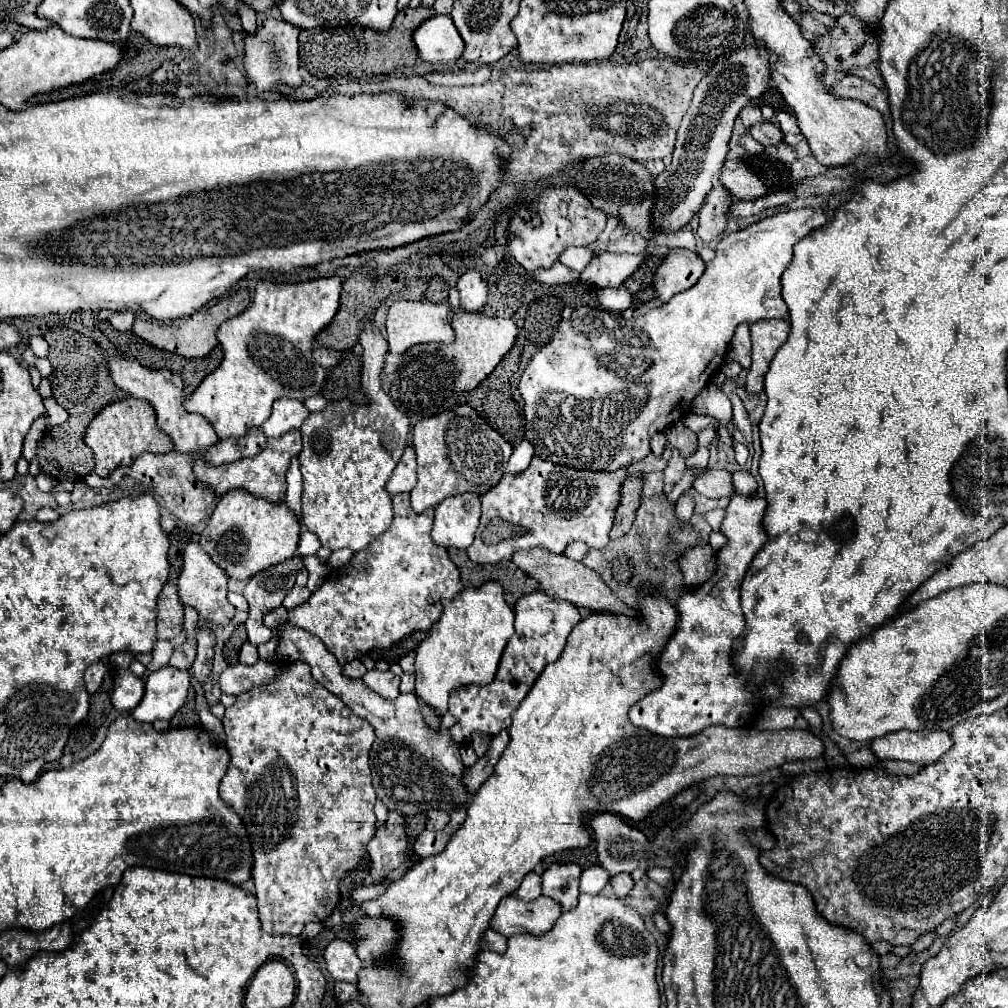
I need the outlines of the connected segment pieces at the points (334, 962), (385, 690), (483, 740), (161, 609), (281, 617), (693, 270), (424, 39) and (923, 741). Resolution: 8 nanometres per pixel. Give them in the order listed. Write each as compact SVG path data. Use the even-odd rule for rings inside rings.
M335 938L327 944L325 948L325 962L329 974L339 980L339 982L349 982L357 984L359 982L359 970L361 970L361 960L355 954L355 948L347 940Z
M371 670L363 676L363 682L369 690L377 692L379 696L383 696L385 700L395 700L400 694L399 684L400 678L397 678L391 670L389 672L379 672L379 670Z
M473 732L471 746L479 758L483 758L483 756L485 756L485 752L487 752L487 746L489 746L489 743L490 737L483 736L483 734L479 734L479 732Z
M167 582L157 600L157 638L171 640L183 630L183 604L177 584Z
M279 607L263 617L263 623L270 629L279 627L288 617L288 612L284 607Z
M673 248L667 252L663 262L657 266L653 286L661 302L669 302L671 296L691 288L705 272L705 262L695 250Z
M431 16L415 32L417 54L427 64L455 62L463 52L463 40L449 16Z
M899 730L871 742L871 750L881 760L907 760L919 766L937 762L949 748L953 738L943 730Z

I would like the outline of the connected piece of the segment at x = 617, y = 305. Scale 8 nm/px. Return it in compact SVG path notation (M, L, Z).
M599 288L597 300L607 312L625 312L631 306L631 294L623 288Z

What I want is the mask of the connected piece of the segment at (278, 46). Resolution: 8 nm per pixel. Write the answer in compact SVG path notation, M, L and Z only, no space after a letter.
M267 18L261 28L255 32L243 30L243 46L245 46L245 74L247 82L255 86L257 96L261 98L279 98L285 96L281 86L297 88L303 84L299 74L299 28L277 18Z

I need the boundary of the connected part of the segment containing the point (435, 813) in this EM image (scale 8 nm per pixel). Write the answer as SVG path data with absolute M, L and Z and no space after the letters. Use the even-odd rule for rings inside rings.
M435 808L435 810L429 810L429 820L427 820L427 830L443 830L449 822L449 814Z

